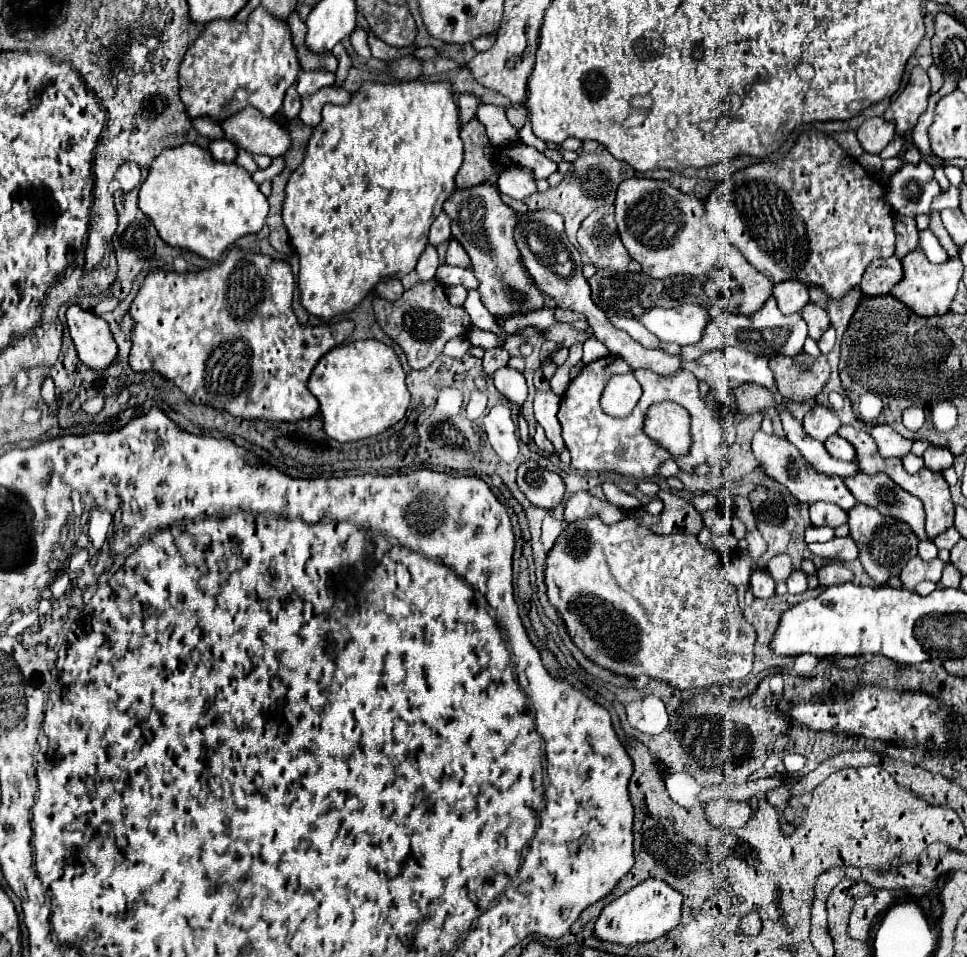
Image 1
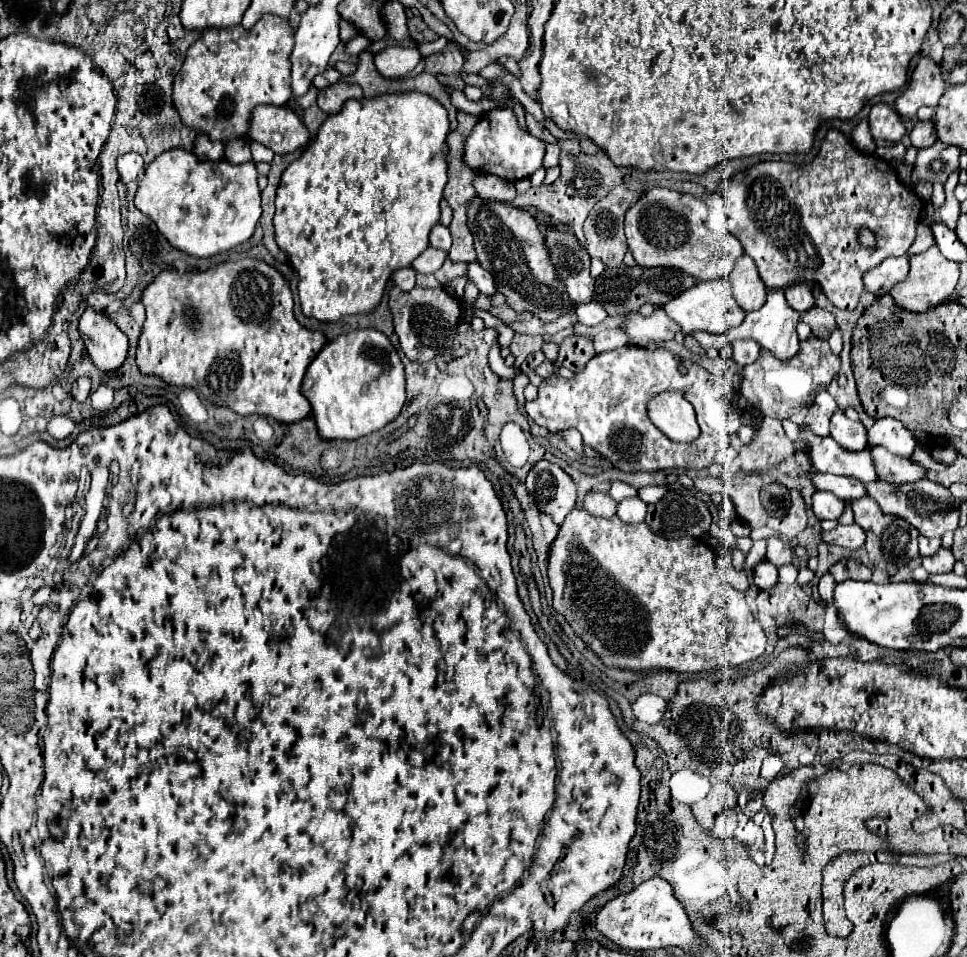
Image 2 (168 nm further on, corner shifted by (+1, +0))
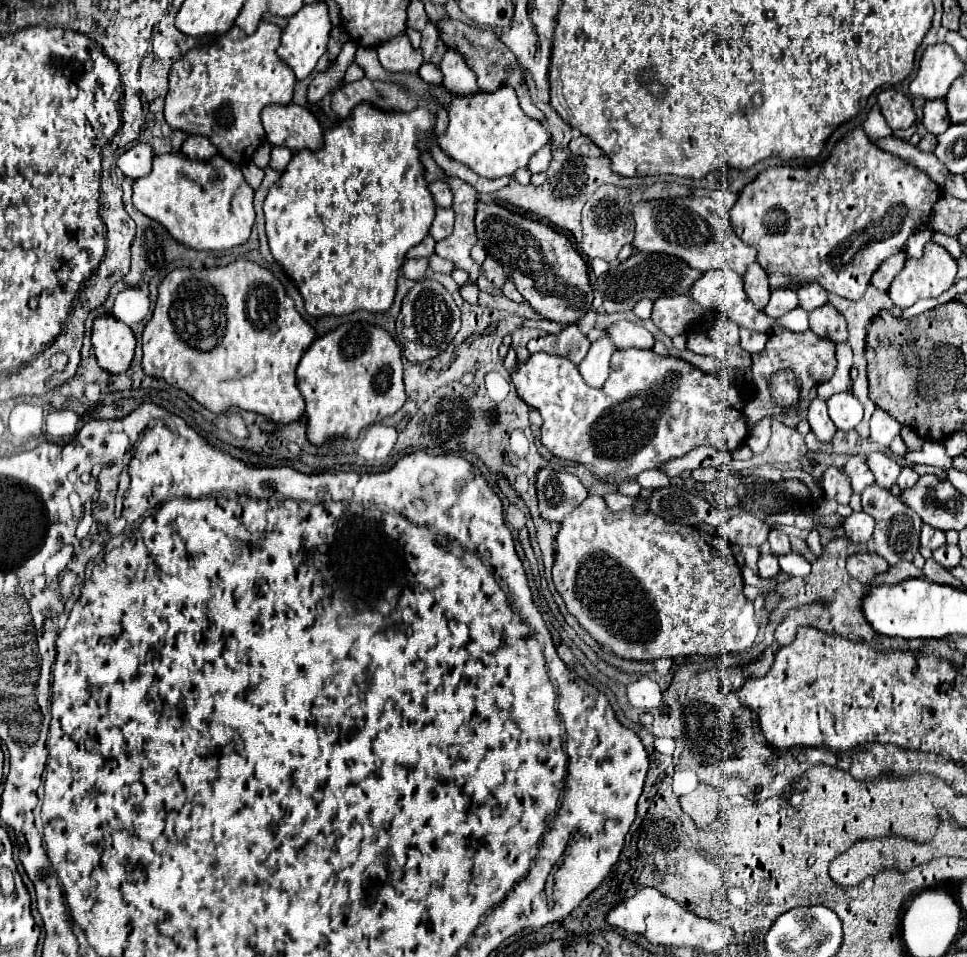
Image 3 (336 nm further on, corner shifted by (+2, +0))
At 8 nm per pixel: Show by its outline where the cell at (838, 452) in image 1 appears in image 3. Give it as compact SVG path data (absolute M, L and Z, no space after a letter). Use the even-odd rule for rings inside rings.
M835 393L827 399L829 415L837 429L851 431L857 427L857 423L863 419L863 405L853 393Z

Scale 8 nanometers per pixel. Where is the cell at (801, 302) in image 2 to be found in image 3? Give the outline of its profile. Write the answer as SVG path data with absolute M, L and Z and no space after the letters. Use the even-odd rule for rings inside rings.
M807 283L807 285L801 285L797 289L797 295L799 295L799 305L805 309L805 311L813 311L821 305L827 303L827 291L821 289L817 283Z

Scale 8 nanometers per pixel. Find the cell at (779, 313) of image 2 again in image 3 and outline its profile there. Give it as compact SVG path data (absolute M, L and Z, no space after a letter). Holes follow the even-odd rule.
M787 287L787 289L781 289L781 291L771 291L771 301L767 303L765 313L769 317L781 317L787 311L795 309L797 305L799 305L799 301L797 301L795 289L789 289Z

